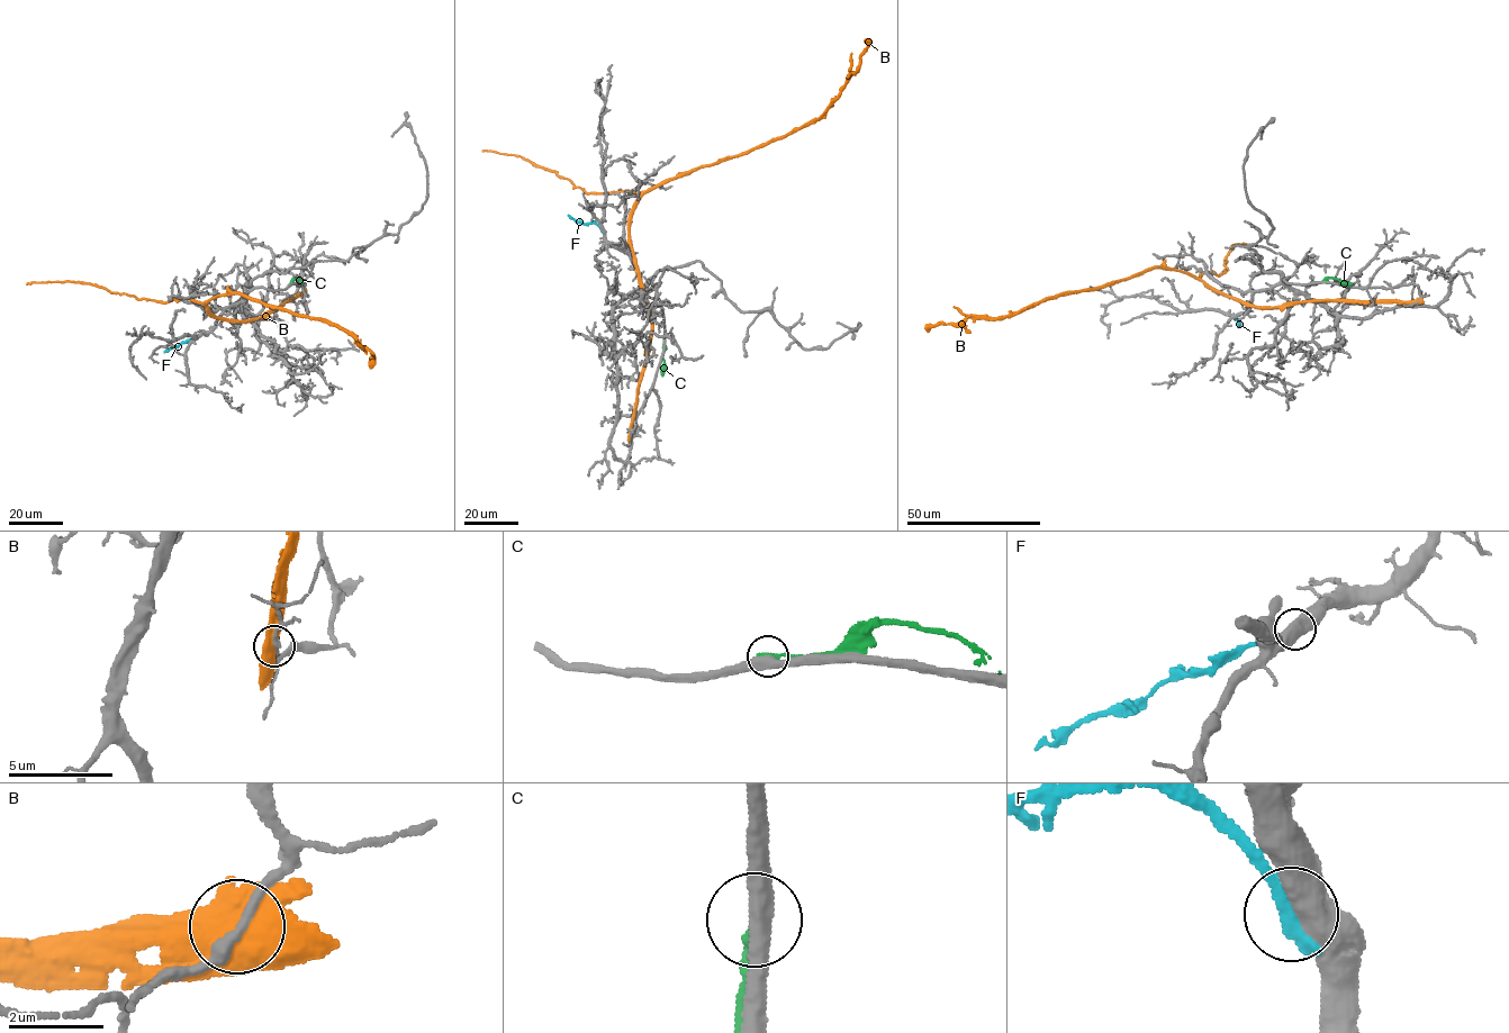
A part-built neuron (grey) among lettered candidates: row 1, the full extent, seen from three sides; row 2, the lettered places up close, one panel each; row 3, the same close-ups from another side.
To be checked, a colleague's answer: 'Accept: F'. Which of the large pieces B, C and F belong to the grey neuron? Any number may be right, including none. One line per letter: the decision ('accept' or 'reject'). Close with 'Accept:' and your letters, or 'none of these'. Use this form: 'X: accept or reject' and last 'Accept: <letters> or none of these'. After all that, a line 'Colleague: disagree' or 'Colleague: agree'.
B: reject
C: reject
F: reject
Accept: none of these
Colleague: disagree

